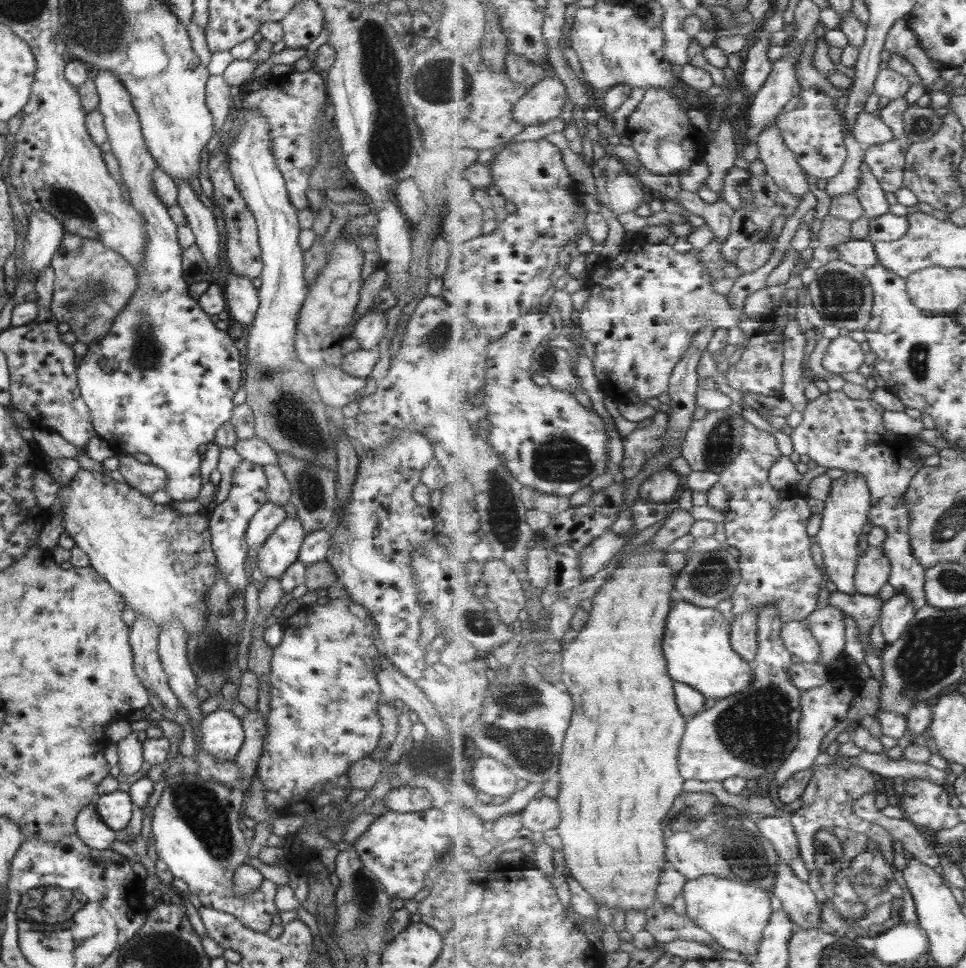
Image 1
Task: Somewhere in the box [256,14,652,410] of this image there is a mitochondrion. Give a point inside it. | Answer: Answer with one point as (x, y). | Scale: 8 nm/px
(391, 144)

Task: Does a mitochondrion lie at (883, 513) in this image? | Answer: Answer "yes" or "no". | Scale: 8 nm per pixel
no

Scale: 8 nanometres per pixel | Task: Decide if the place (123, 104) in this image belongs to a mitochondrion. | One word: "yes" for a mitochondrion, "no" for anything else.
no

